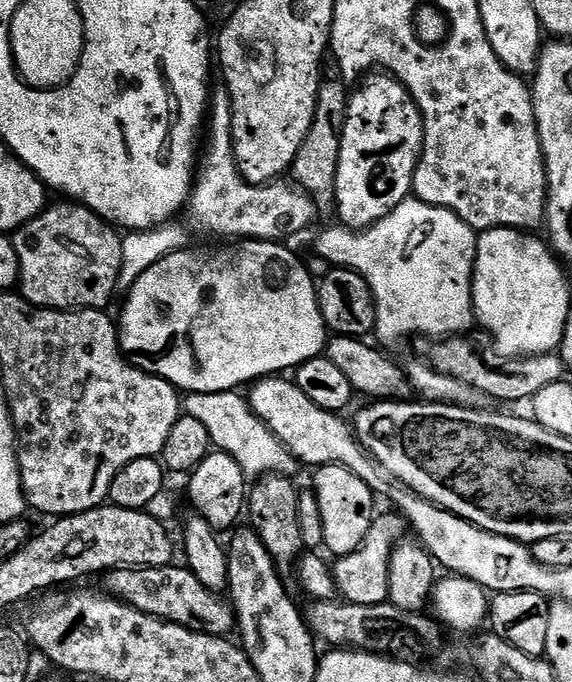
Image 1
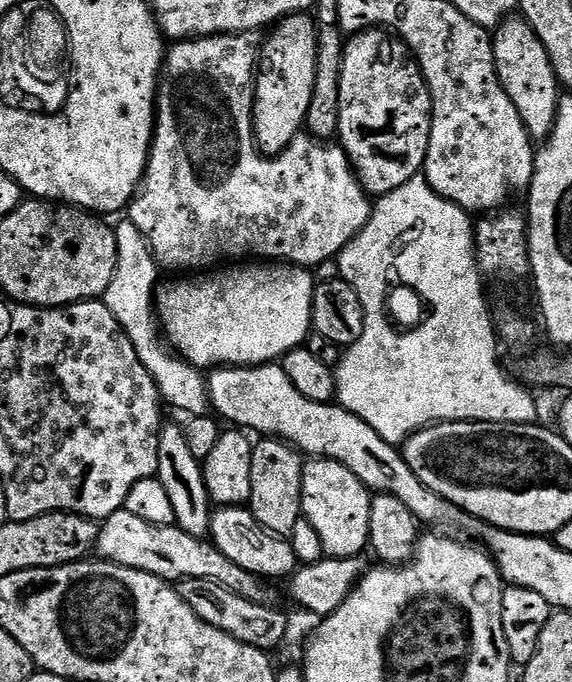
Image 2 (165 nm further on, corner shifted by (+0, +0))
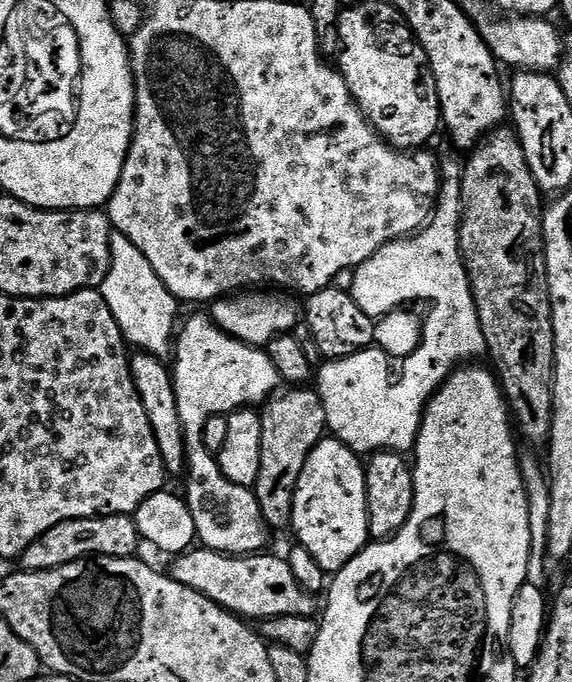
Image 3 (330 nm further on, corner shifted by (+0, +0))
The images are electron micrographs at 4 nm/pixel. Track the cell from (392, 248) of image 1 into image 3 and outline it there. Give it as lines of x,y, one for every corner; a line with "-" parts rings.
440,156
438,163
440,165
440,195
436,198
436,206
432,209
432,215
427,224
418,232
413,232
410,236
401,236
399,240
391,240
374,253
370,258
366,258
366,262
362,262
354,270
354,282
352,283
351,294
354,302
358,302
358,306
362,306
362,310
366,310
366,314
371,320
383,321
383,316
396,316
399,312
405,312
408,316
417,316
417,320
404,320
397,326
396,332
392,332
388,336
388,340
392,343
392,349
389,352
383,352
380,346
367,348
364,352
359,352
353,356
344,356
340,360
328,360
320,364
318,371
314,376
314,388
319,392
322,398
322,406
326,406
326,422
328,423
327,431
331,433
335,439
340,440
345,446
351,448
357,454
371,454
381,450
389,452
398,452
408,454
416,447
416,435
420,433
420,423
424,417
424,407
428,405
445,380
456,371
457,368
467,365
469,362
476,362
479,356
483,357
487,353
486,338
482,334
482,326
478,322
478,310
476,303
472,297
472,287
468,281
468,271
464,269
464,259
460,253
460,199
462,198
462,190
460,189
460,178
462,175
461,161
456,161
452,156

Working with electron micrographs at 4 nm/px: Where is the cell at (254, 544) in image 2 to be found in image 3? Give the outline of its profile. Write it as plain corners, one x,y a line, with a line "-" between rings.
211,315
192,316
179,325
174,341
174,359
170,364
174,390
178,394
178,418
182,422
184,441
187,448
187,462
184,481
184,497
190,514
194,514
197,541
211,552
223,552
225,556
250,556
265,551
270,529
262,518
261,506
258,505
256,493
251,488
238,486
222,474
219,459
206,450
202,430
211,416
227,416
245,406
260,406
281,387
282,381
274,362
270,362
263,347
243,344
235,340
229,332
222,331

